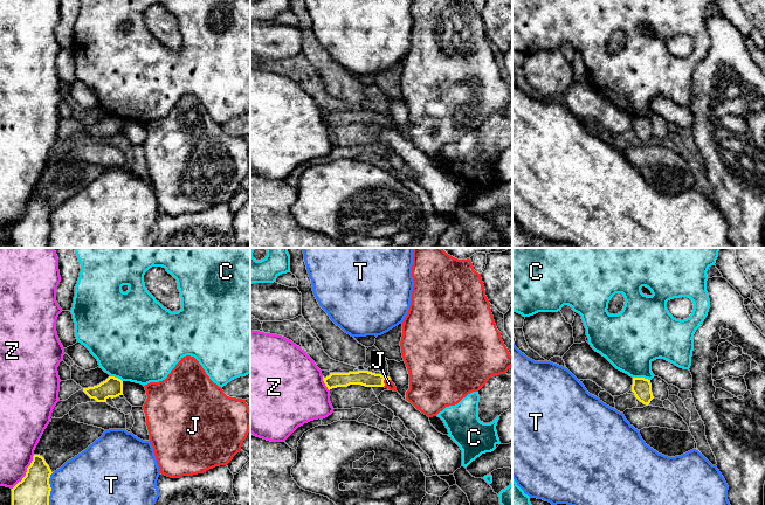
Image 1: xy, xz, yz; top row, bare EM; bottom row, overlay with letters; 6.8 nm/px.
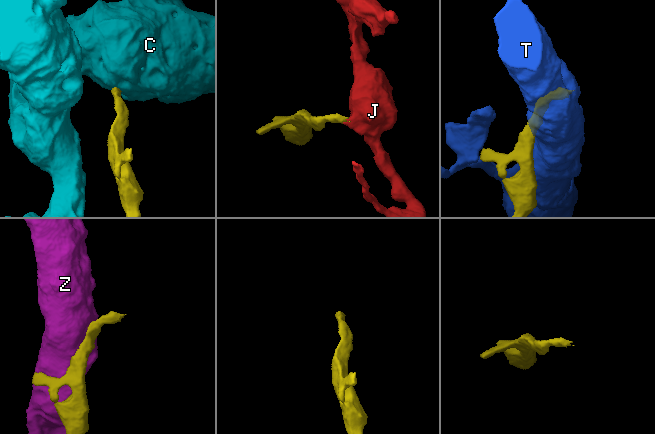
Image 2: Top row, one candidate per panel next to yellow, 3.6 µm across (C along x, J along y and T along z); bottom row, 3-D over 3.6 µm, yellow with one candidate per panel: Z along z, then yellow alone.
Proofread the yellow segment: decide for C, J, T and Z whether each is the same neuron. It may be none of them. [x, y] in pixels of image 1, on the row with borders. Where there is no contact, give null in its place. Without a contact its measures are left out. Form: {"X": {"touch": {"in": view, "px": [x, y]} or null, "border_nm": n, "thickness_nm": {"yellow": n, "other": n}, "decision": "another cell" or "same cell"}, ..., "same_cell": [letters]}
{"C": {"touch": {"in": "yz", "px": [641, 378]}, "border_nm": 120, "thickness_nm": {"yellow": 140, "other": 380}, "decision": "another cell"}, "J": {"touch": {"in": "xz", "px": [384, 379]}, "border_nm": 80, "thickness_nm": {"yellow": 110, "other": 60}, "decision": "same cell"}, "T": {"touch": {"in": "xy", "px": [50, 489]}, "border_nm": 220, "thickness_nm": {"yellow": 220, "other": 360}, "decision": "another cell"}, "Z": {"touch": {"in": "xy", "px": [26, 472]}, "border_nm": 280, "thickness_nm": {"yellow": 220, "other": 260}, "decision": "another cell"}, "same_cell": ["J"]}

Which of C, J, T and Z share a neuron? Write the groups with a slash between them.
C / J / T / Z

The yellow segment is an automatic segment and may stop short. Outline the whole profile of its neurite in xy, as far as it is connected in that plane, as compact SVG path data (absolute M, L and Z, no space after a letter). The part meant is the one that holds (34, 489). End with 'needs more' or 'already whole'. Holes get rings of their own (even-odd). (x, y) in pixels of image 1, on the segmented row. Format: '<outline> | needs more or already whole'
M34 455L26 476L12 489L12 505L49 505L51 473L44 458Z | already whole

